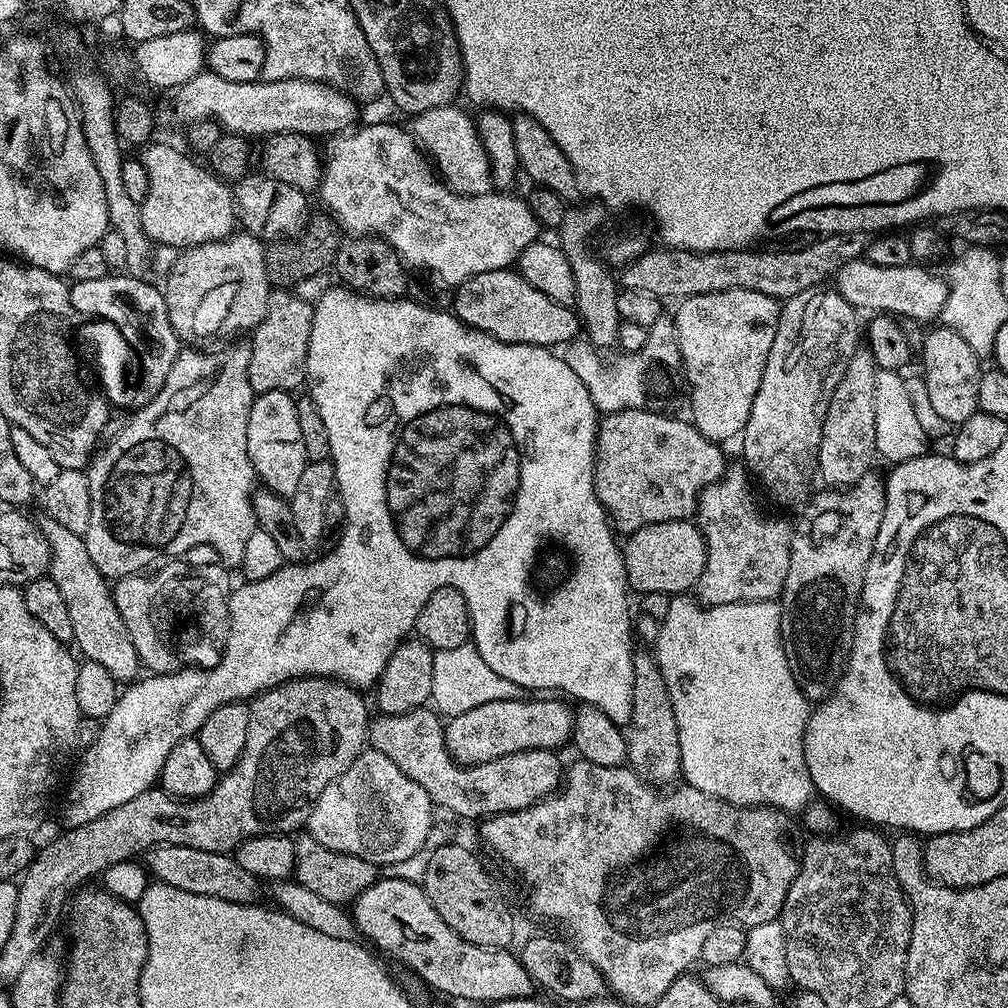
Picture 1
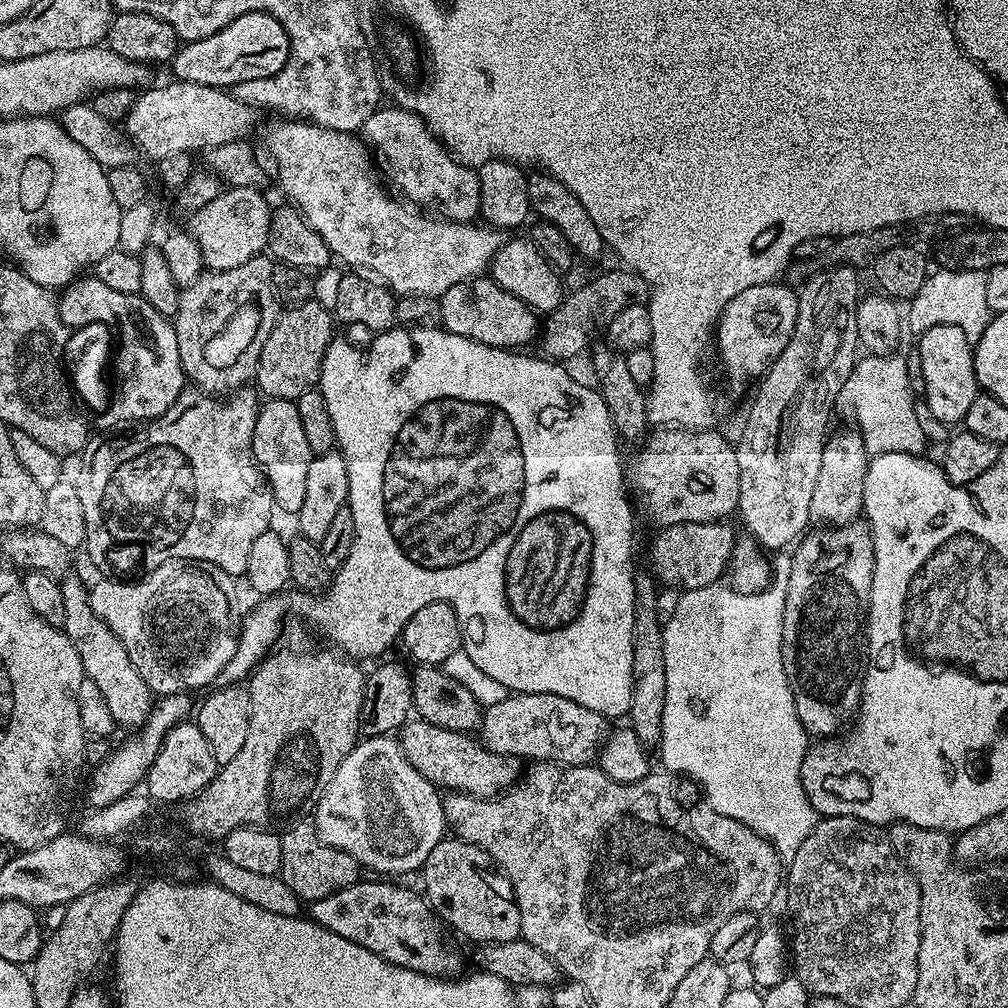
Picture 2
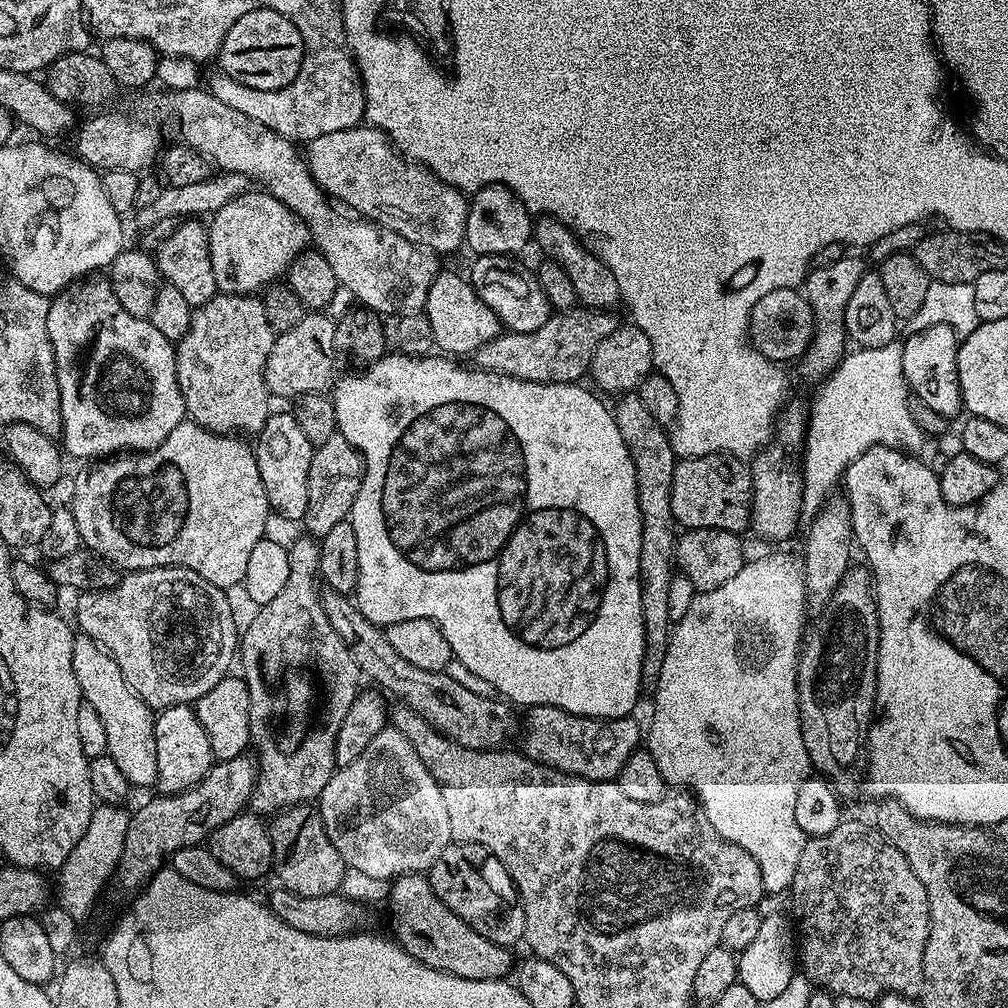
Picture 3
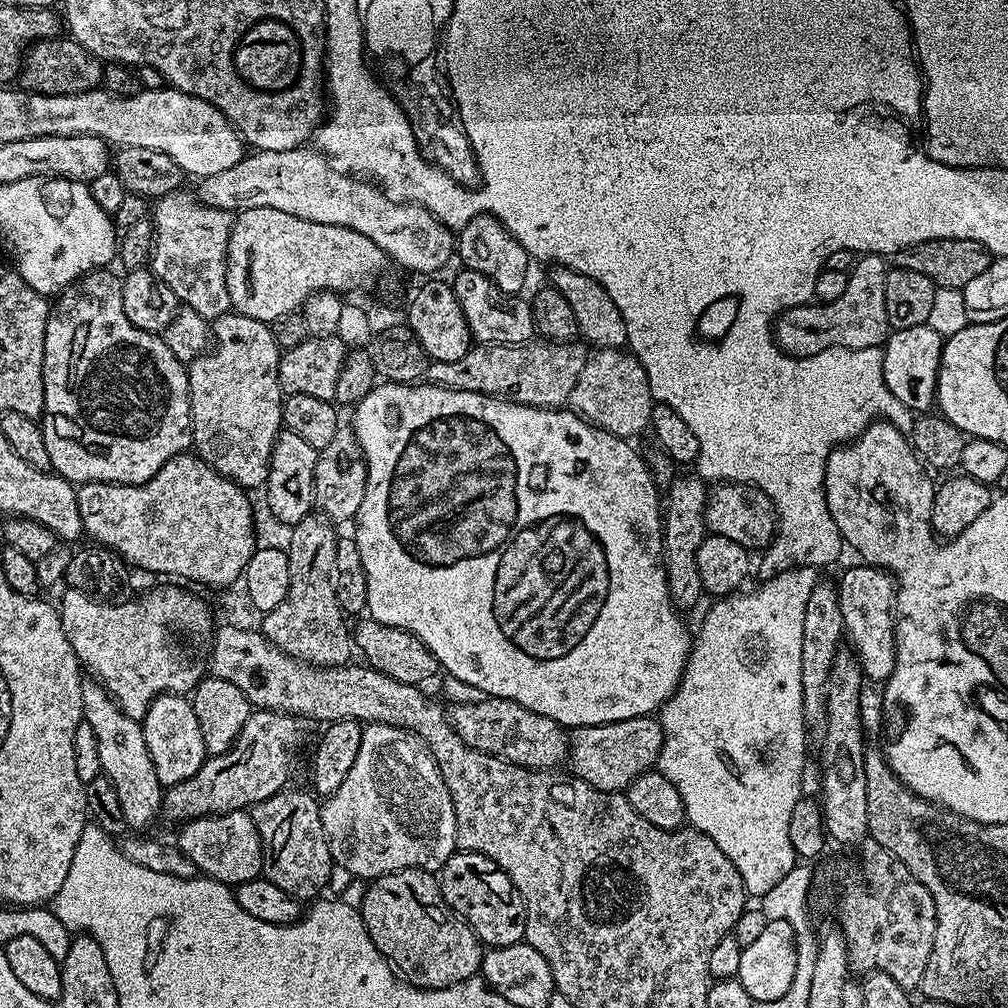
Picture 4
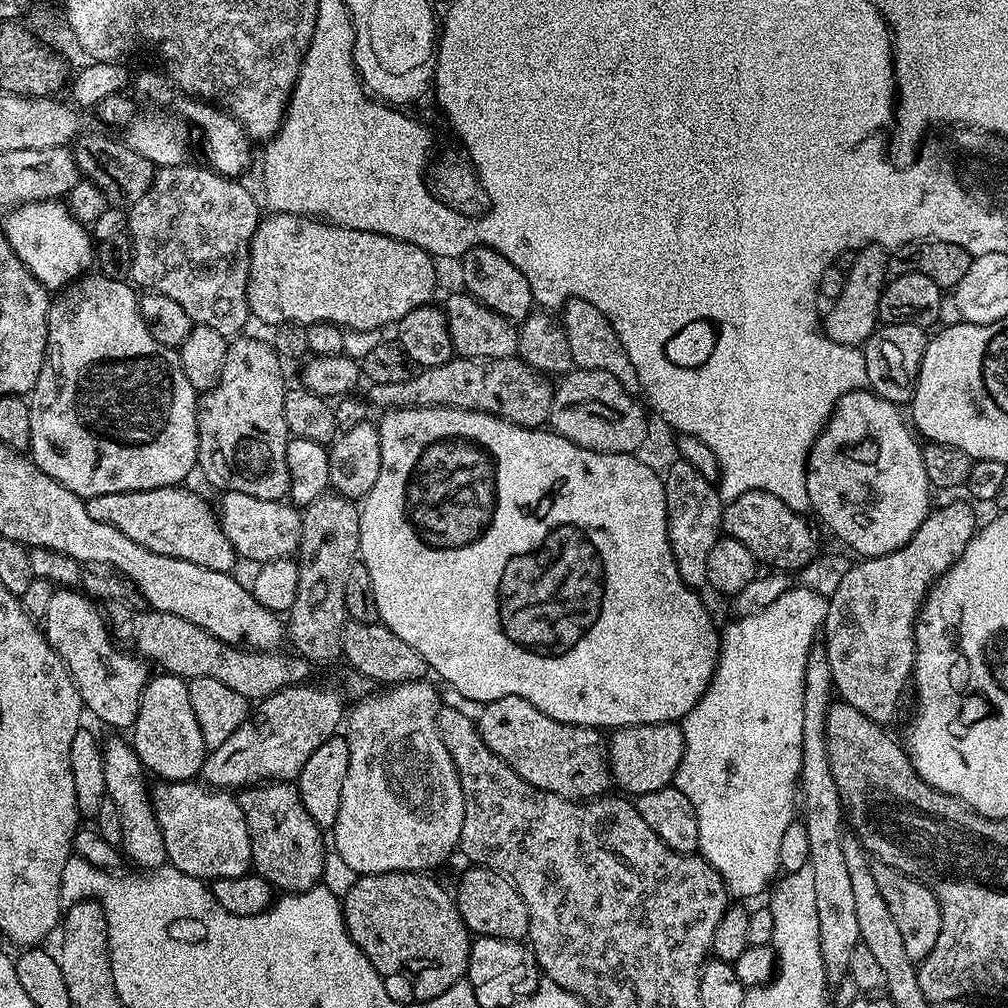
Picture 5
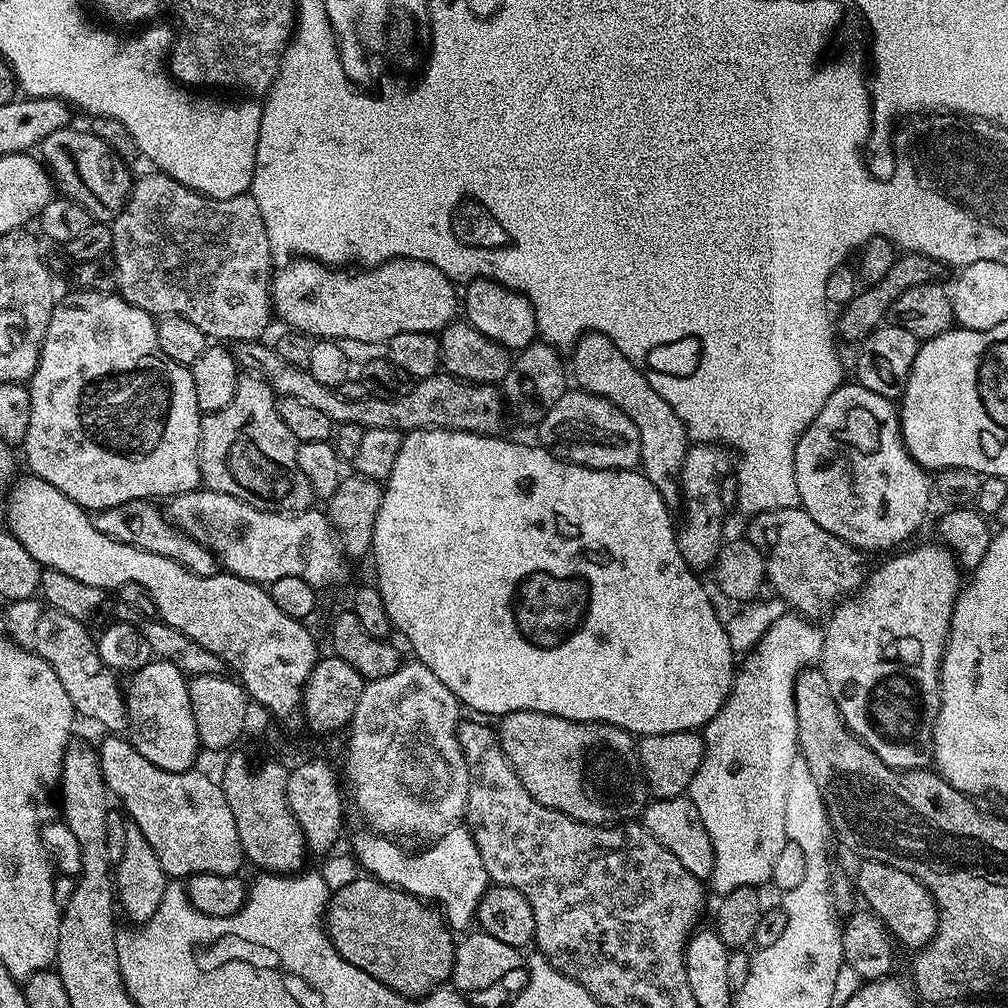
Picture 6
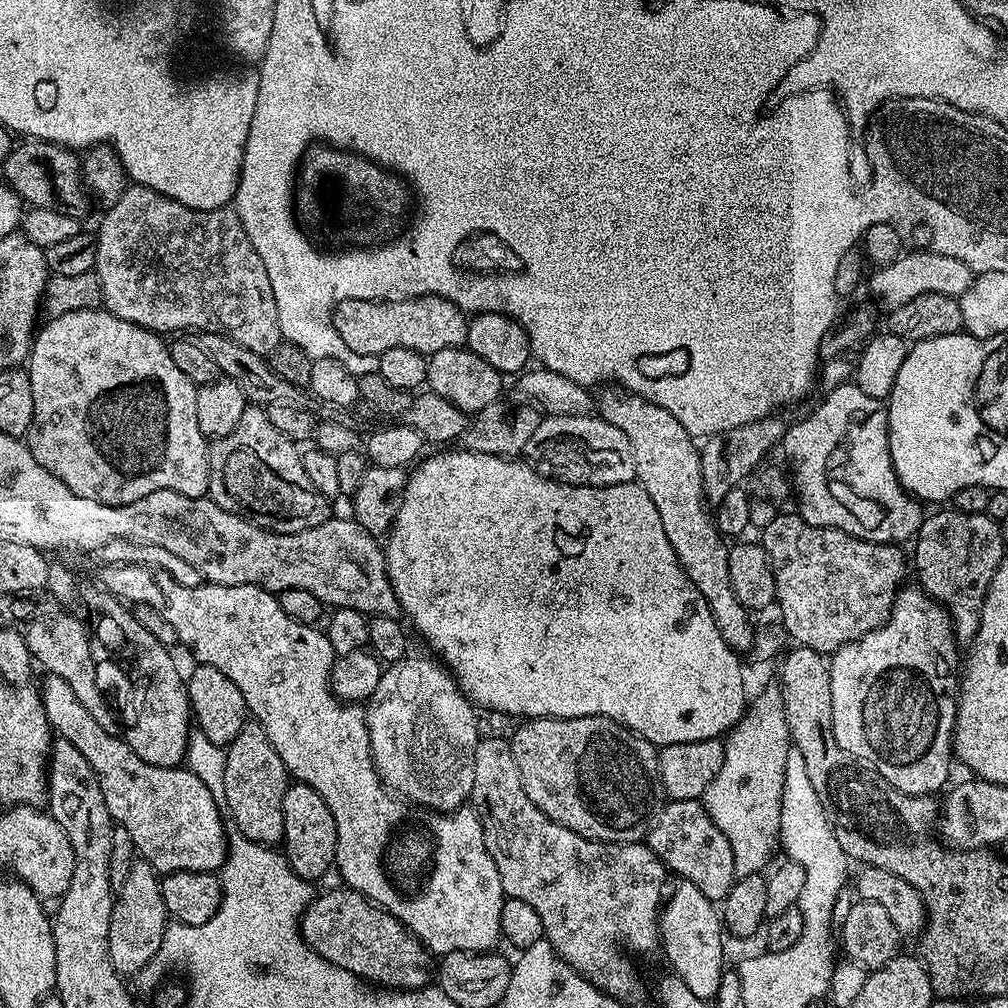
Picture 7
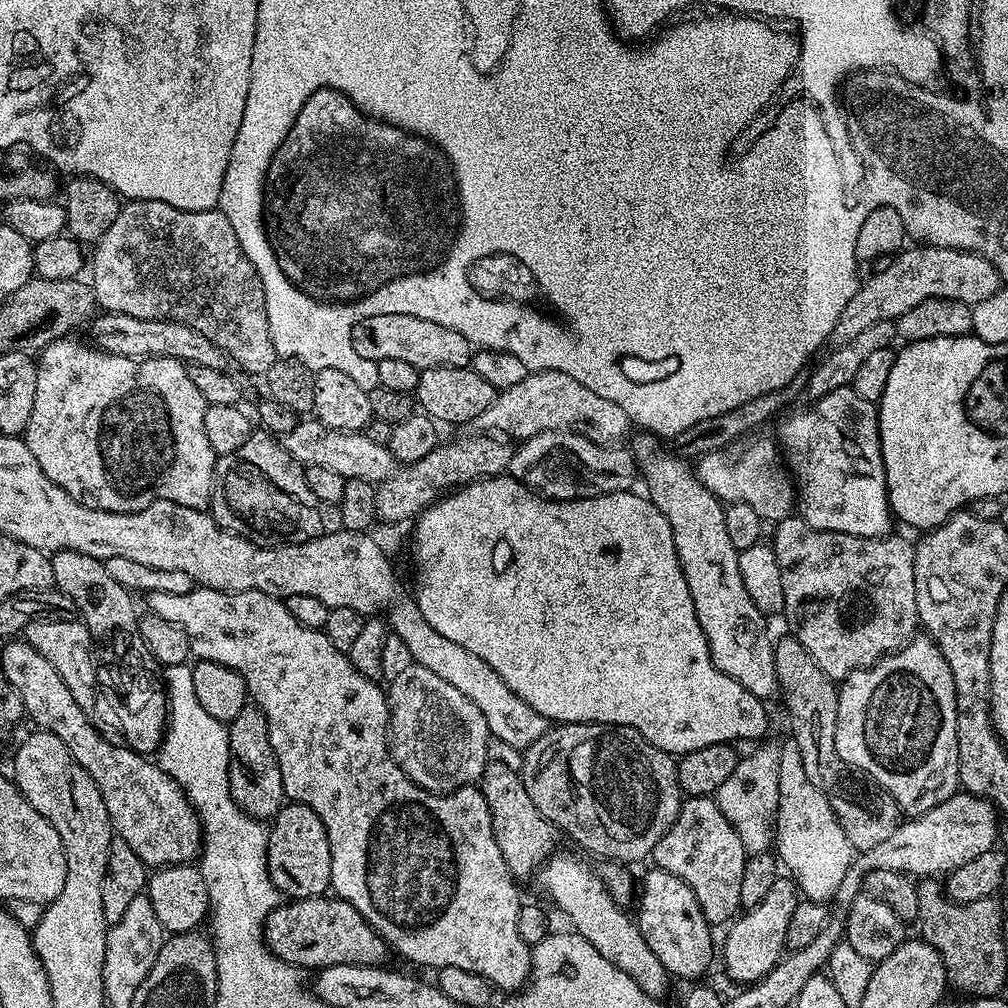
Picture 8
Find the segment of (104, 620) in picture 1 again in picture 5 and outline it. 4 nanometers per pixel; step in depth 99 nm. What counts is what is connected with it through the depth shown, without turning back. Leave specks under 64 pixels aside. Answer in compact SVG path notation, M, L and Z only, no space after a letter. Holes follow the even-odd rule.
M104 740L104 769L106 770L107 799L114 802L122 822L122 852L130 861L133 860L140 870L155 870L165 867L168 855L166 842L162 838L162 830L158 826L158 818L154 814L154 806L150 795L149 777L131 743L124 740Z

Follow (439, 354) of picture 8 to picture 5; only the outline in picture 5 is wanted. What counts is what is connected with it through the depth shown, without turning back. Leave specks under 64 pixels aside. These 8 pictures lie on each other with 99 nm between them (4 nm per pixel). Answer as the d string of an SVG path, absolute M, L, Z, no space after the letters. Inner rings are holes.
M277 212L268 214L261 219L256 227L256 233L250 246L250 258L248 259L248 311L253 317L256 316L264 324L277 326L280 324L294 323L309 326L311 324L327 324L329 322L337 327L352 332L372 332L375 328L384 328L387 324L395 325L410 310L418 310L424 304L432 304L432 295L436 292L436 264L437 261L427 252L413 244L407 244L404 240L395 240L389 236L383 236L377 232L366 230L354 230L342 228L321 222L316 218L306 216L294 216L289 212Z

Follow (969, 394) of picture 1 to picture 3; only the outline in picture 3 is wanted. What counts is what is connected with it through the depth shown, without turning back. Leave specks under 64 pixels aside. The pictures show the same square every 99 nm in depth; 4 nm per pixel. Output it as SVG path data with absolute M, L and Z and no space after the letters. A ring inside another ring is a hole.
M948 325L932 326L907 337L902 344L902 370L908 391L917 401L921 400L936 416L953 418L961 415L964 403L958 386L956 350L958 337Z

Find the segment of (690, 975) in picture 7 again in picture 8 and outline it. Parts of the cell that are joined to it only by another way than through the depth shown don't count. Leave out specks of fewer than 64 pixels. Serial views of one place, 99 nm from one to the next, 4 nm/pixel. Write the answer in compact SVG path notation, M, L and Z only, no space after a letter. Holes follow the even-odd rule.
M655 866L649 869L644 876L644 885L638 888L638 923L646 938L646 946L654 950L654 958L662 962L669 977L681 976L684 980L692 980L688 982L699 981L703 977L700 975L712 964L713 929L698 906L698 898L694 898L694 890L690 890L682 878Z

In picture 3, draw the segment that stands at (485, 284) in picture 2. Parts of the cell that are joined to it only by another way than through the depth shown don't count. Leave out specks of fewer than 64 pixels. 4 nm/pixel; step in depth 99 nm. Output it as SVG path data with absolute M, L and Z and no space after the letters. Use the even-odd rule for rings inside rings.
M437 271L434 282L430 286L430 294L426 294L424 315L428 318L427 331L430 339L441 353L451 354L456 358L464 358L467 354L475 354L486 342L500 335L502 325L499 318L478 298L471 283L452 272Z

